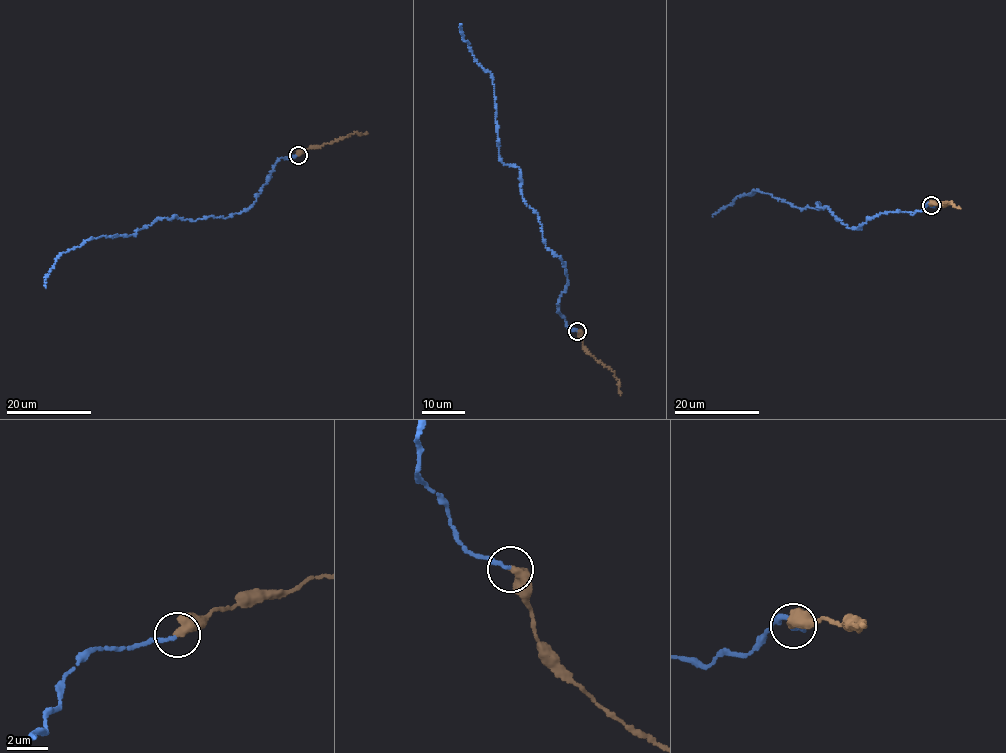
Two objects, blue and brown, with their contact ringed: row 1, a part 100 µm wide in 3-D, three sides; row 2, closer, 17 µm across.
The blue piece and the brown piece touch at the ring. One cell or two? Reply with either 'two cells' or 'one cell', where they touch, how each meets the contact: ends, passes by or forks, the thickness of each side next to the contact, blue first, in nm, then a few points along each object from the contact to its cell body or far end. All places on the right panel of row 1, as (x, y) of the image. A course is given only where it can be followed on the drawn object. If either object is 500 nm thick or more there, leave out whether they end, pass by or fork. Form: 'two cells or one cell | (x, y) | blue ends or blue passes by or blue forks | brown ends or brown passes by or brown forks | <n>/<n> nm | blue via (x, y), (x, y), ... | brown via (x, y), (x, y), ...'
one cell | (931, 205) | blue ends | brown ends | 220/440 nm | blue via (930, 204), (910, 212), (881, 212), (850, 229), (818, 204), (820, 208), (802, 209), (754, 190), (712, 216) | brown via (931, 204), (944, 206), (946, 202), (951, 202), (961, 208)

